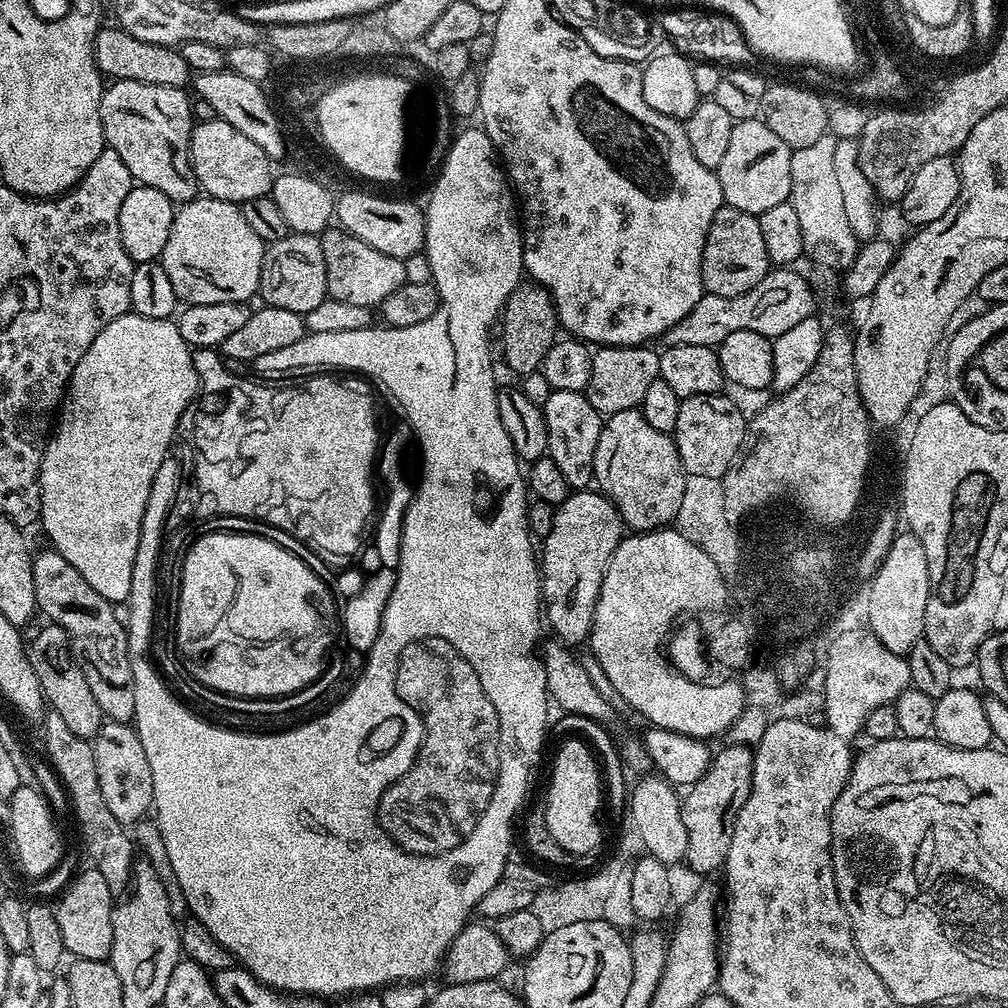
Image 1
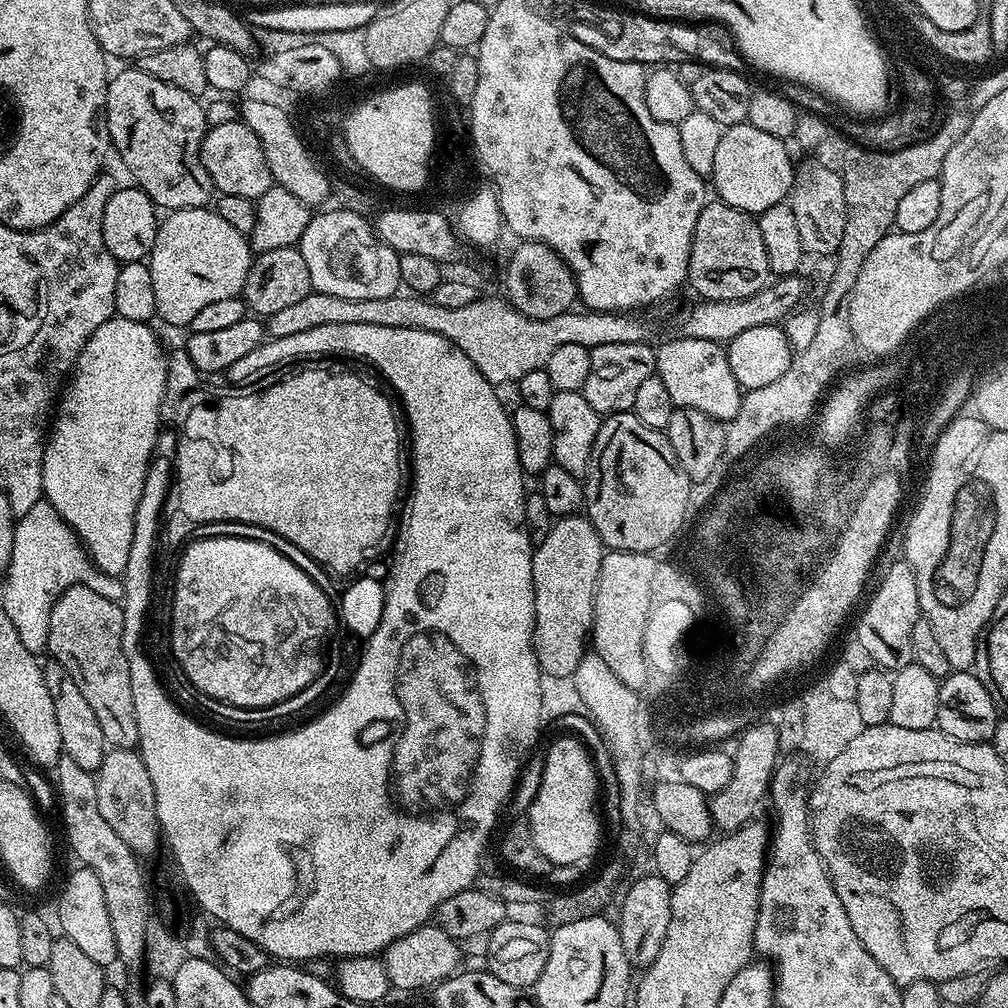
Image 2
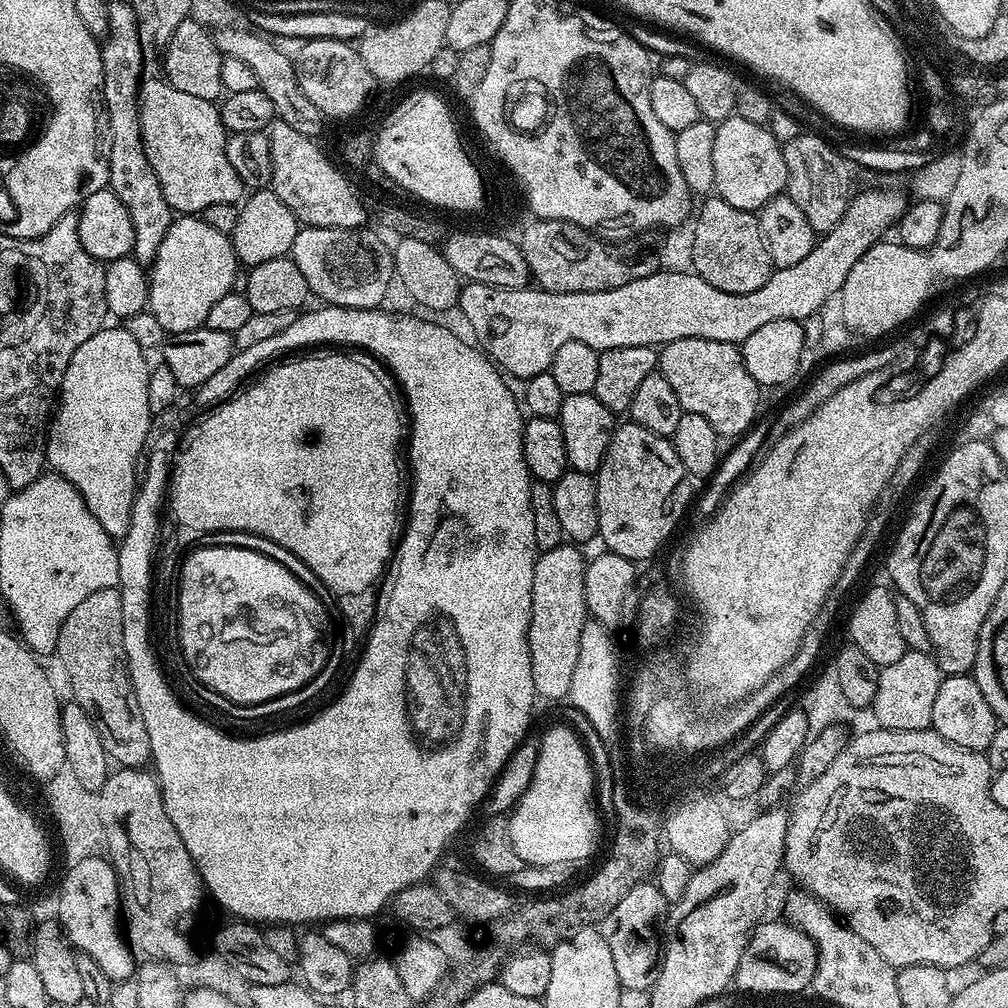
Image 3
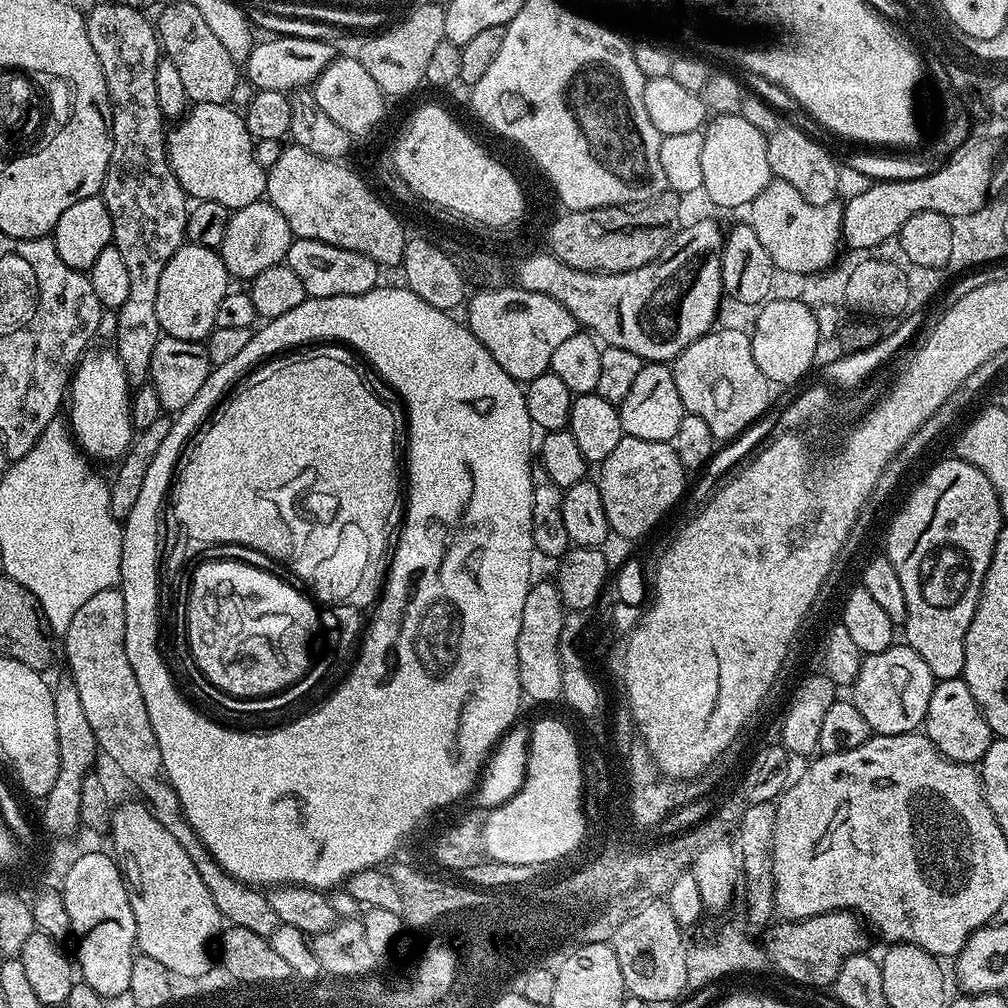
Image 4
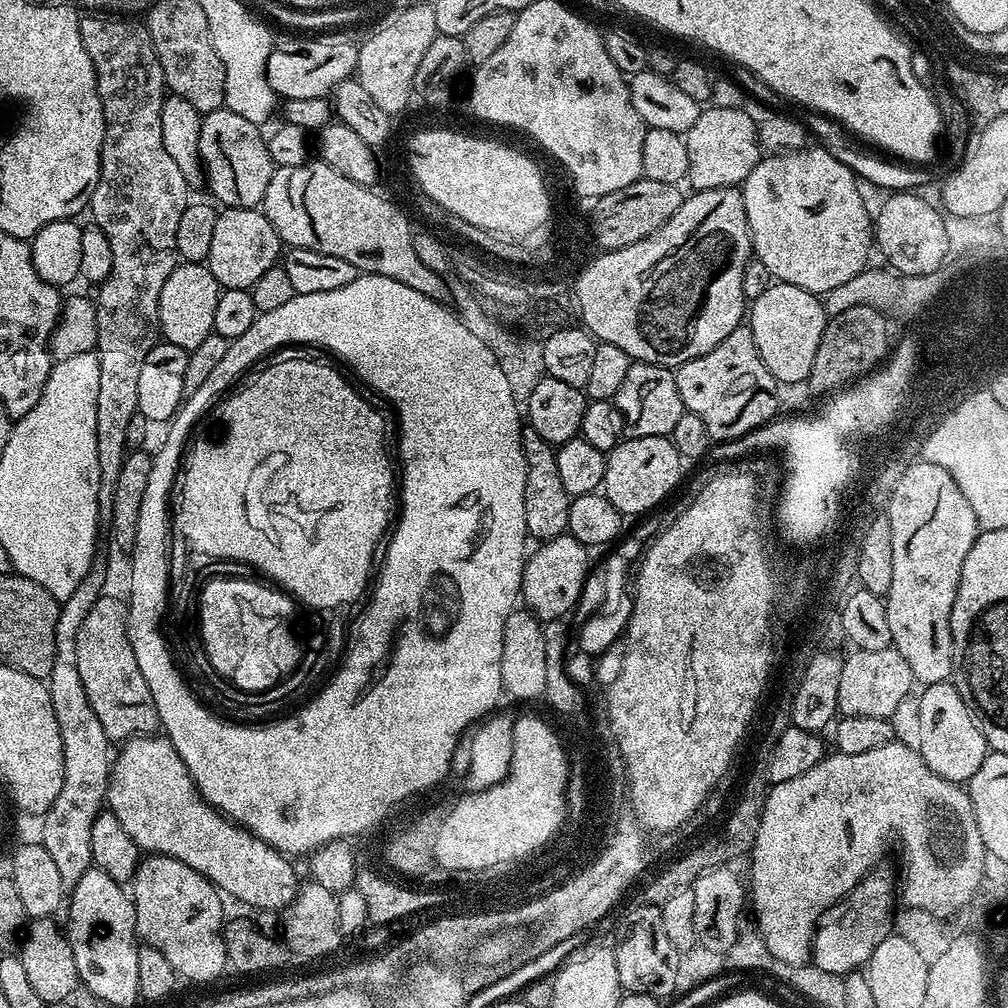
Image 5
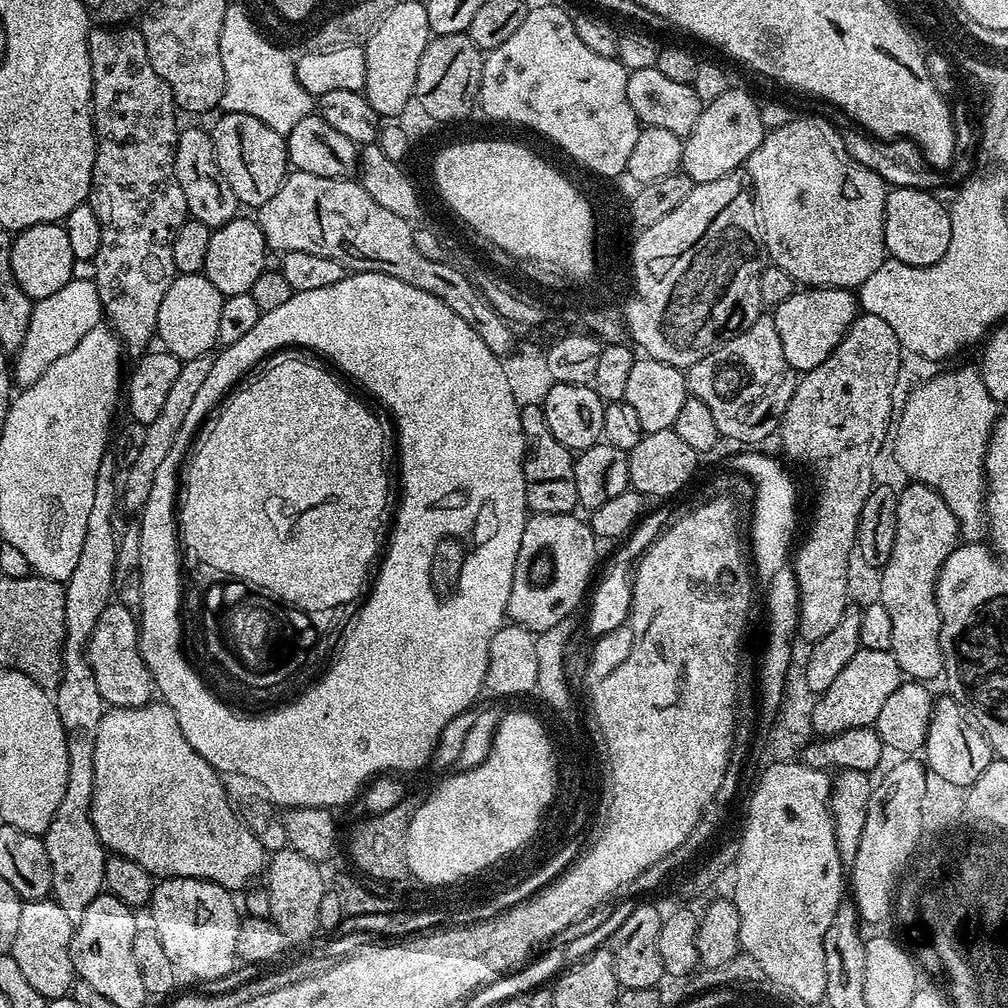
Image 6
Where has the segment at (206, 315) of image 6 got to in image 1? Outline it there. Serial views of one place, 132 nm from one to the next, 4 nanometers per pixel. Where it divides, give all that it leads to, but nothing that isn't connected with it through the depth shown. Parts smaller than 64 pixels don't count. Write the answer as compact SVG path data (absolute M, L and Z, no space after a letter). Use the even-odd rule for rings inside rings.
M204 194L181 203L175 209L170 238L166 238L159 262L174 285L177 301L185 305L210 302L243 304L260 291L265 247L265 240L258 238L246 218L242 218L239 204L215 200Z

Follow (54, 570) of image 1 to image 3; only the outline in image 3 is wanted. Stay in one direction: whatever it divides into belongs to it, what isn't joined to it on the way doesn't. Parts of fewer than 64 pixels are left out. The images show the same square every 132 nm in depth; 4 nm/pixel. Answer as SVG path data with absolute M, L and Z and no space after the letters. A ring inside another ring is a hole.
M119 588L98 590L74 606L62 622L55 655L68 675L71 699L86 714L102 738L109 761L122 768L144 768L152 759L150 734L142 722L142 710L130 682L126 650L122 646L122 598Z

